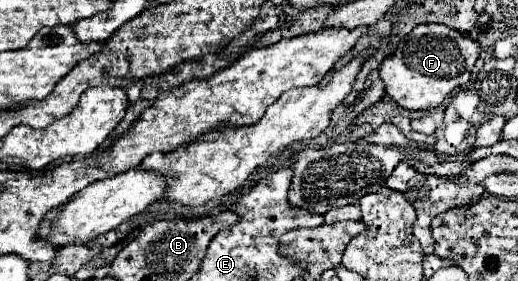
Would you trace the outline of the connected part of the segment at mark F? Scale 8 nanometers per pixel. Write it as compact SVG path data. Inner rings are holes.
M421 24L417 28L413 28L405 38L401 38L397 50L387 56L381 64L381 80L385 82L385 90L387 94L401 106L407 110L429 110L435 108L443 102L443 98L447 98L455 88L465 86L471 80L471 70L477 62L481 54L481 48L477 44L477 40L469 38L467 34L453 30L445 24Z

